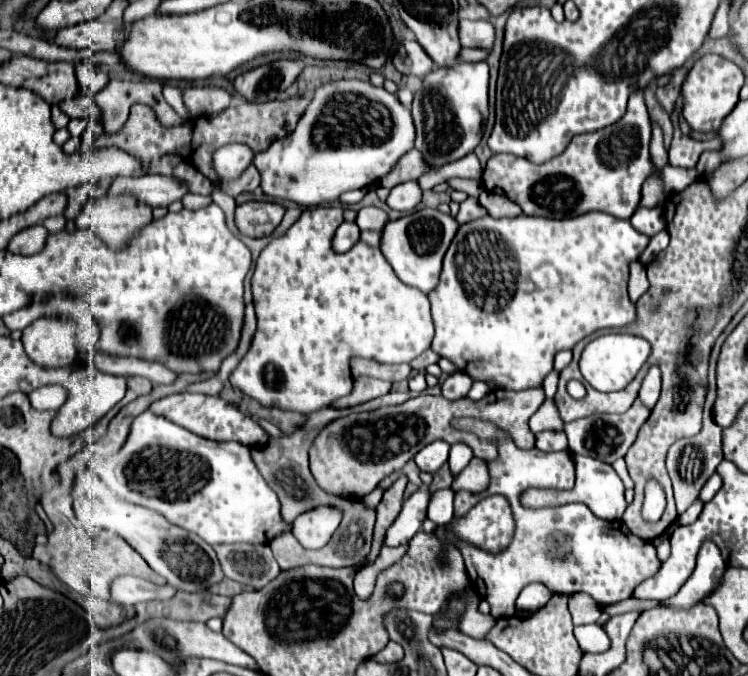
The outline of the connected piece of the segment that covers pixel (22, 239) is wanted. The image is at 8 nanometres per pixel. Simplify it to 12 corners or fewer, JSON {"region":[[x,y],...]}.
{"region":[[40,224],[16,234],[8,250],[32,256],[42,252],[50,232]]}

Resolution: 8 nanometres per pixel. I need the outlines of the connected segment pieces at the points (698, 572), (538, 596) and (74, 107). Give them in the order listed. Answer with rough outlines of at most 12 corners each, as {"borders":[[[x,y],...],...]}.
{"borders":[[[704,542],[696,568],[668,600],[602,606],[612,616],[652,608],[690,610],[710,596],[724,576],[724,560]],[[540,582],[520,592],[516,608],[534,612],[552,592]],[[88,94],[62,102],[70,118],[102,122],[102,110]]]}

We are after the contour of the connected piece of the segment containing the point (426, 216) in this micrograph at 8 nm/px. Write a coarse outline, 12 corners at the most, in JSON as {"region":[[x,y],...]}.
{"region":[[422,208],[382,230],[404,284],[430,294],[458,222]]}

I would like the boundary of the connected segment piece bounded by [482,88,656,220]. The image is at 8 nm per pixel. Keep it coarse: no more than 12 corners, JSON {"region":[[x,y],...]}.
{"region":[[644,90],[616,126],[482,182],[526,216],[628,220],[656,172]]}

